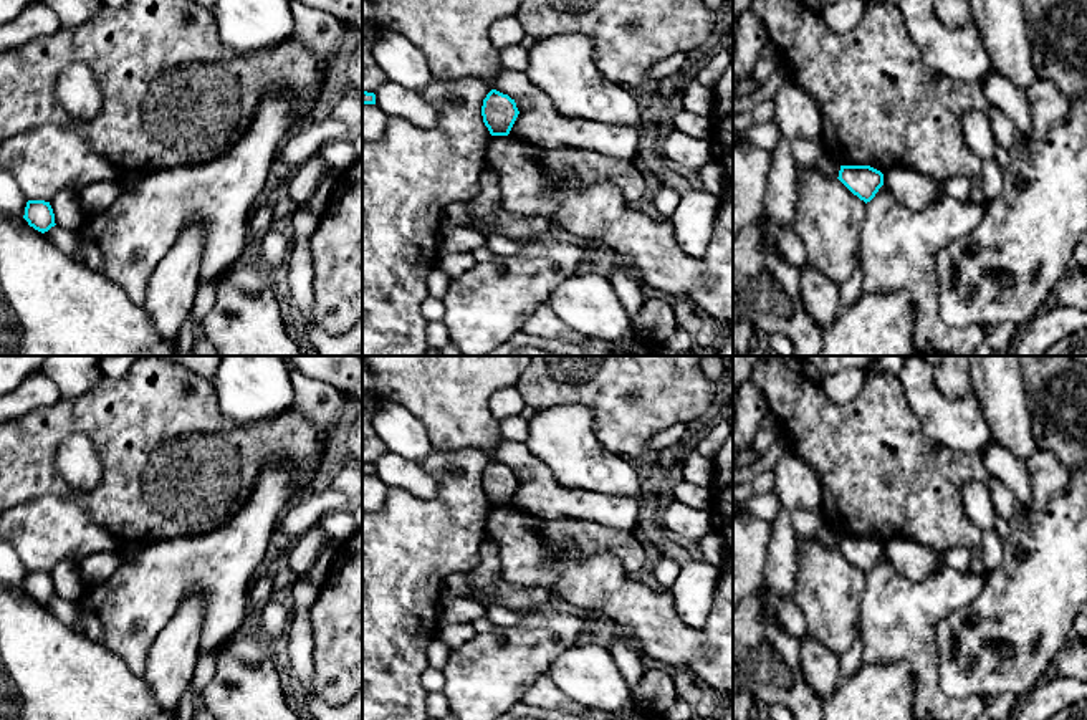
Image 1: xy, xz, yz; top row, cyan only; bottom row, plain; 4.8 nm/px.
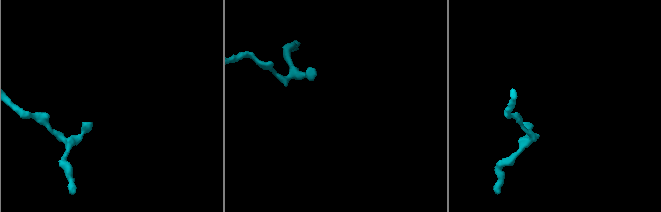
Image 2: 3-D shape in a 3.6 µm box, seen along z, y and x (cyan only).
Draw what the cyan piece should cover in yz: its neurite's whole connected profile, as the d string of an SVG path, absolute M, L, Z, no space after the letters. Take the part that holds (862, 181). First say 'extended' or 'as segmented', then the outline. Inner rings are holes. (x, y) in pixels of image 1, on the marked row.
as segmented | M840 166L837 179L865 204L883 185L883 174L870 166Z

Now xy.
as segmented | M28 200L23 218L28 222L30 227L41 233L56 225L53 209L50 202L45 200Z

